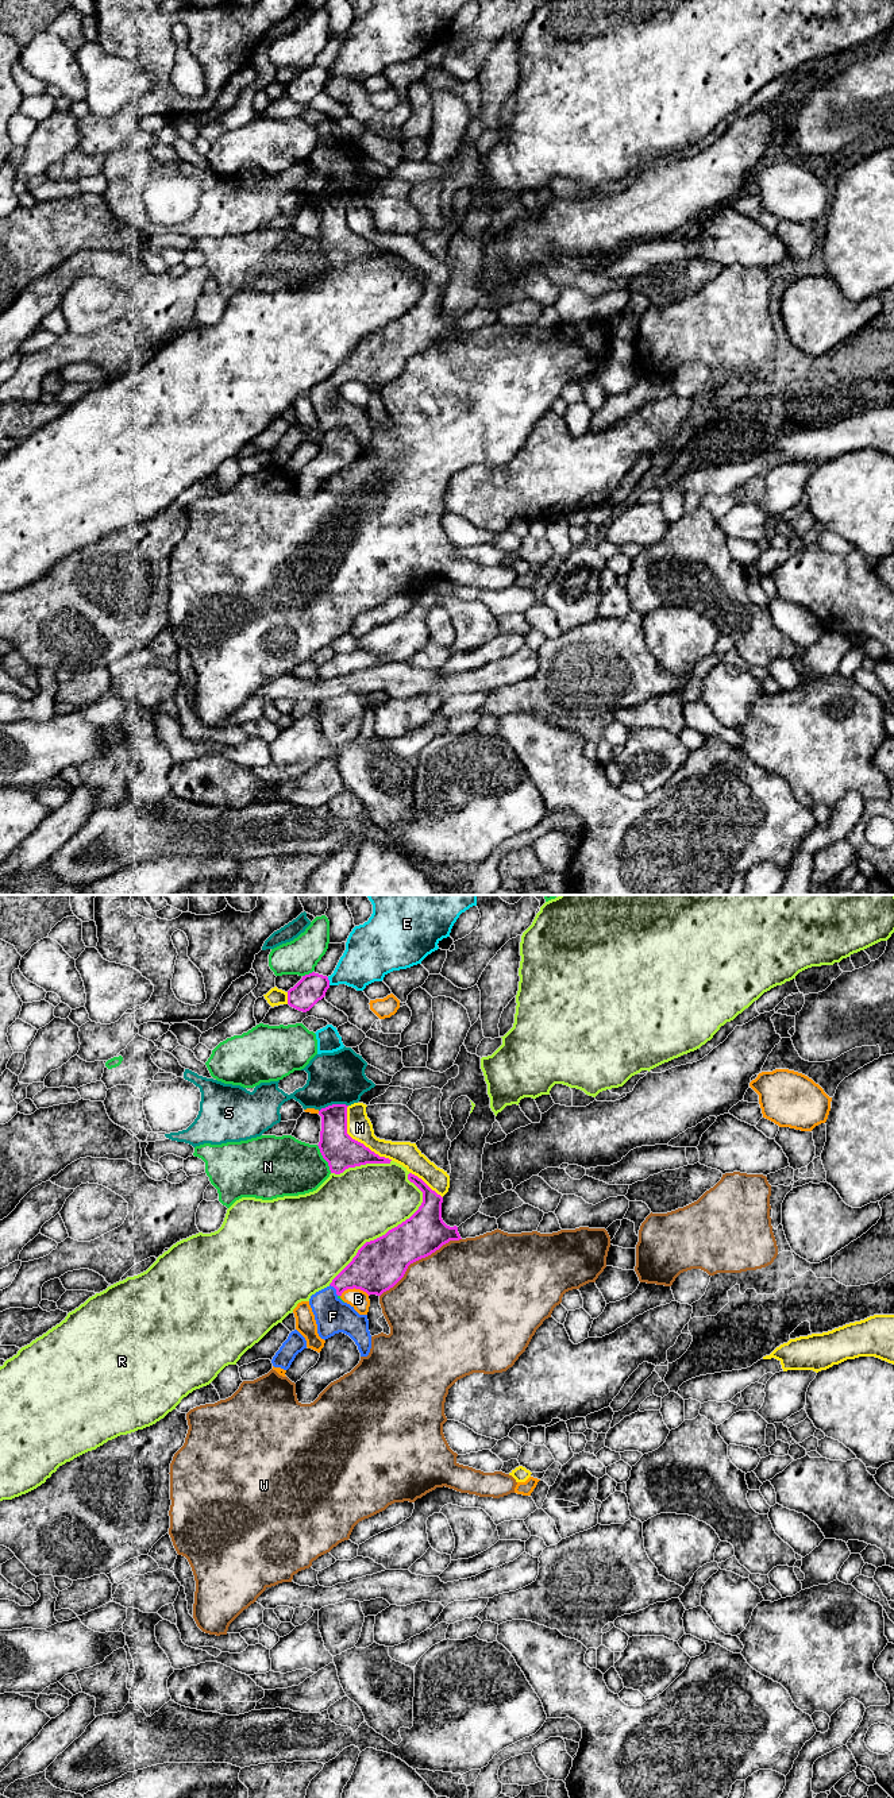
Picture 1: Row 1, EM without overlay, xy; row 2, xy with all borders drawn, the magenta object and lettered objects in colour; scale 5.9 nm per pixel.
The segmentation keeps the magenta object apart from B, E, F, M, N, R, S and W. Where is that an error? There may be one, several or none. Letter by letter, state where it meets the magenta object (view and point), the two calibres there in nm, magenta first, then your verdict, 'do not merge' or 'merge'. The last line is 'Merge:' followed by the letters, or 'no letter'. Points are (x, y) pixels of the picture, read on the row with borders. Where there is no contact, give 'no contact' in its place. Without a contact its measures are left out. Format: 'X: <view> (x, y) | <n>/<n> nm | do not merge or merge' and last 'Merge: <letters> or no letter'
B: xy (355, 1288) | 300/120 nm | do not merge
E: xy (328, 982) | 170/260 nm | do not merge
F: xy (335, 1288) | 280/200 nm | merge
M: xy (357, 1141) | 200/150 nm | do not merge
N: xy (323, 1157) | 200/360 nm | do not merge
R: xy (389, 1230) | 300/440 nm | do not merge
S: xy (332, 1104) | 200/320 nm | do not merge
W: xy (417, 1260) | 300/480 nm | do not merge
Merge: F

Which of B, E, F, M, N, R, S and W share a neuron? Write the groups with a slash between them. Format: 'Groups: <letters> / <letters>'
Groups: B / E / F / M / N / R / S / W

